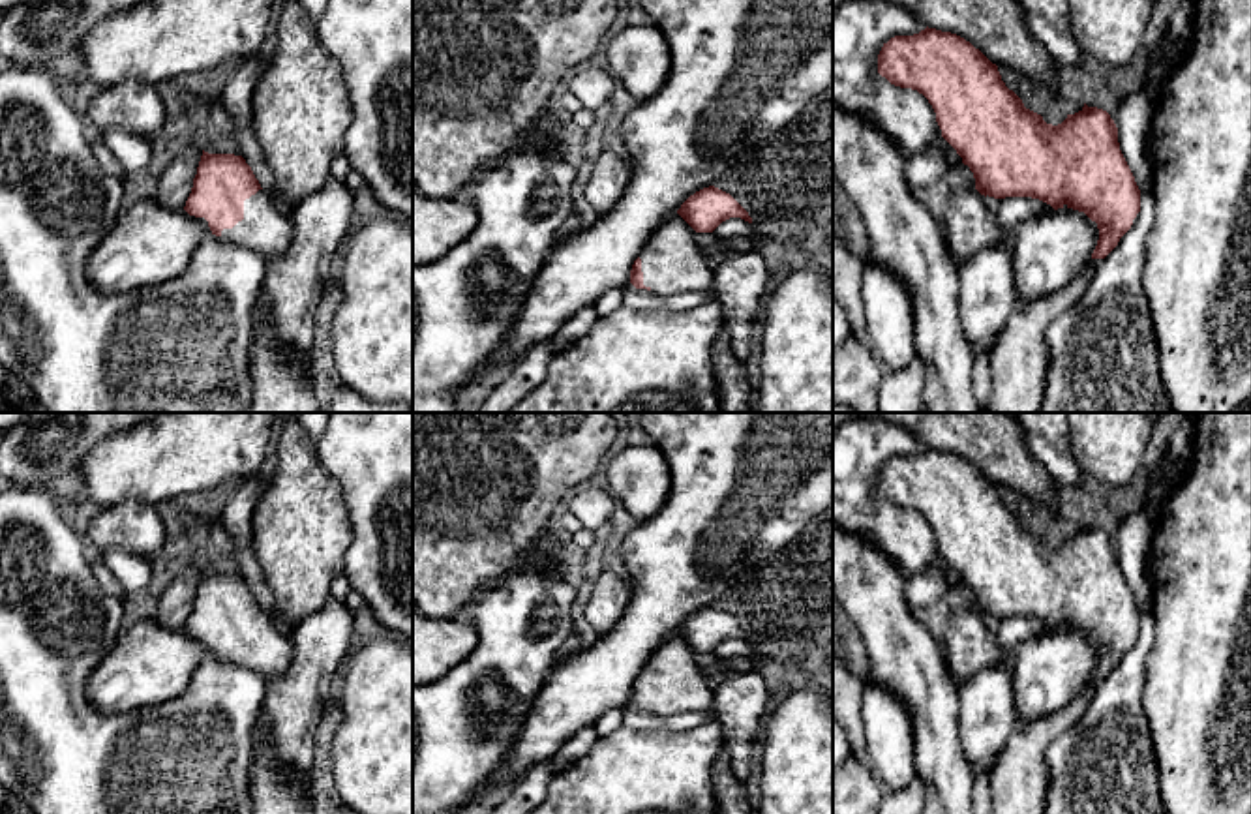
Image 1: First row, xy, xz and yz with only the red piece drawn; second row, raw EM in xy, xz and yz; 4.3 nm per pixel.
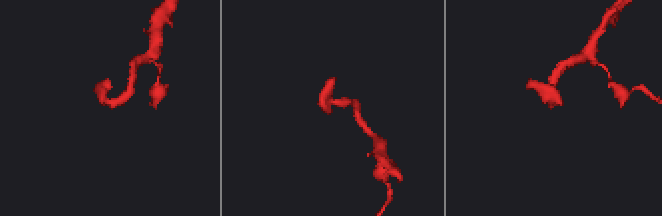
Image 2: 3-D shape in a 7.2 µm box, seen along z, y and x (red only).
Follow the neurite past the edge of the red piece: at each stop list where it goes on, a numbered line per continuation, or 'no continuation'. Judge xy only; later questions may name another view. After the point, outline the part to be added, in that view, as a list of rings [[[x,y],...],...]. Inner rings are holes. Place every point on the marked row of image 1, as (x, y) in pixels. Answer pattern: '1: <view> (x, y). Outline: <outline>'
1: xy (265, 229). Outline: [[[264,189],[244,201],[244,219],[223,229],[221,238],[249,248],[266,261],[281,259],[293,240],[293,221],[287,219]]]

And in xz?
1: xz (672, 263). Outline: [[[679,216],[668,218],[638,255],[643,285],[658,294],[711,291],[715,270],[707,251],[696,244],[696,231]]]

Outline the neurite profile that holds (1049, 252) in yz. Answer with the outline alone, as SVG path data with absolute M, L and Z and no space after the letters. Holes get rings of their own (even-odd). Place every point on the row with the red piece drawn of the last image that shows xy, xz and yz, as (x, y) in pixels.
M977 189L957 191L943 218L953 263L960 264L992 244L1013 251L1018 302L1048 296L1071 283L1090 264L1099 240L1097 223L1073 208L1003 229Z

